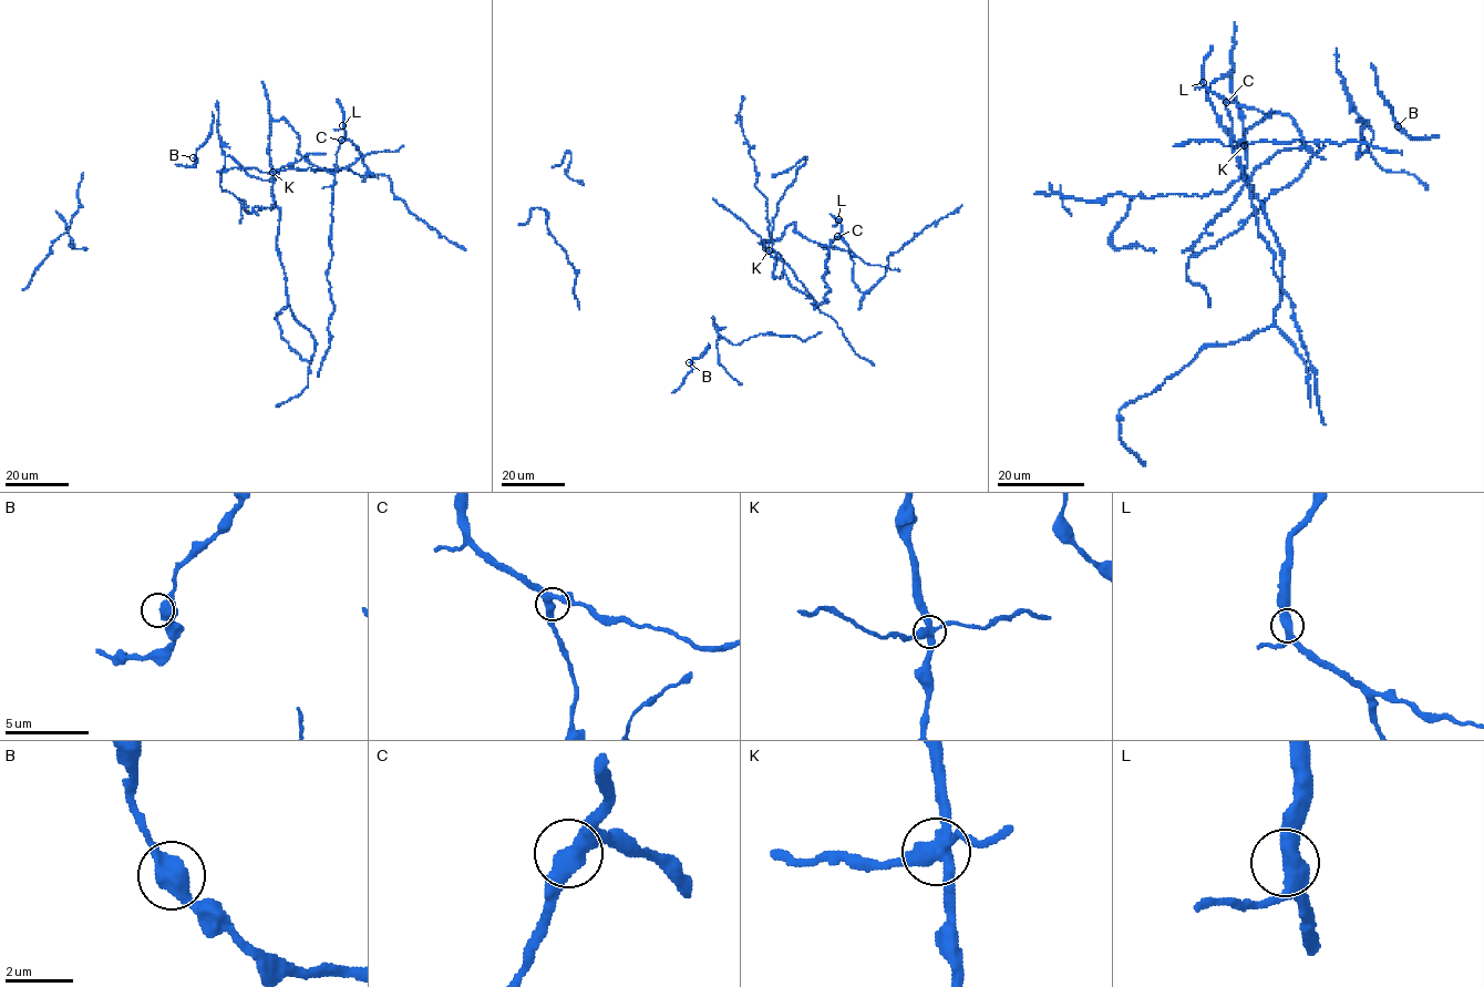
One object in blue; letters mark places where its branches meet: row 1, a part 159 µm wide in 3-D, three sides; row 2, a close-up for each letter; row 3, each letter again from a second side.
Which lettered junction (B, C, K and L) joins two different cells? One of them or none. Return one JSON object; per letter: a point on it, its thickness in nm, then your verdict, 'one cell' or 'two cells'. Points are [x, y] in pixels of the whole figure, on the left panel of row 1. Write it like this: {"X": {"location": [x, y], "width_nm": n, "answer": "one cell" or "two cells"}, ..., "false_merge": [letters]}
{"B": {"location": [193, 157], "width_nm": 420, "answer": "one cell"}, "C": {"location": [341, 140], "width_nm": 400, "answer": "one cell"}, "K": {"location": [272, 172], "width_nm": 400, "answer": "two cells"}, "L": {"location": [342, 125], "width_nm": 400, "answer": "one cell"}, "false_merge": ["K"]}

